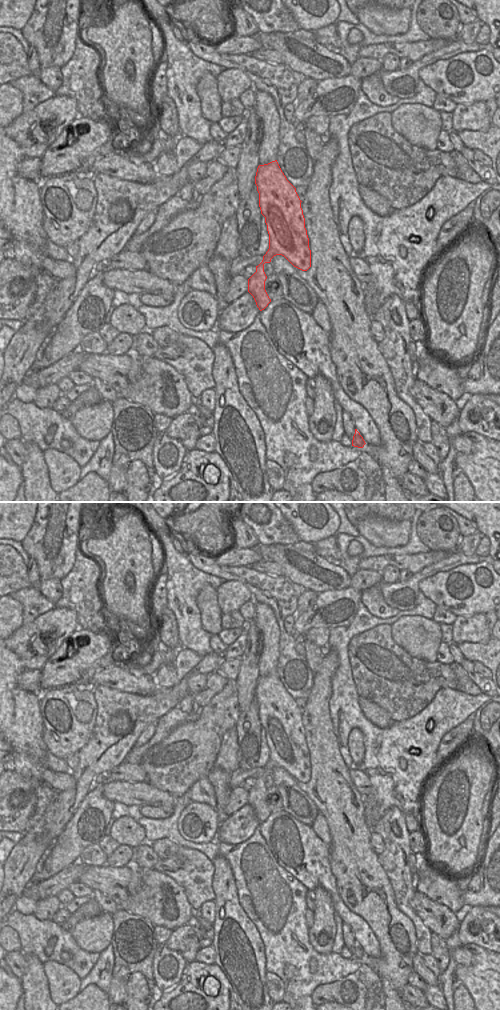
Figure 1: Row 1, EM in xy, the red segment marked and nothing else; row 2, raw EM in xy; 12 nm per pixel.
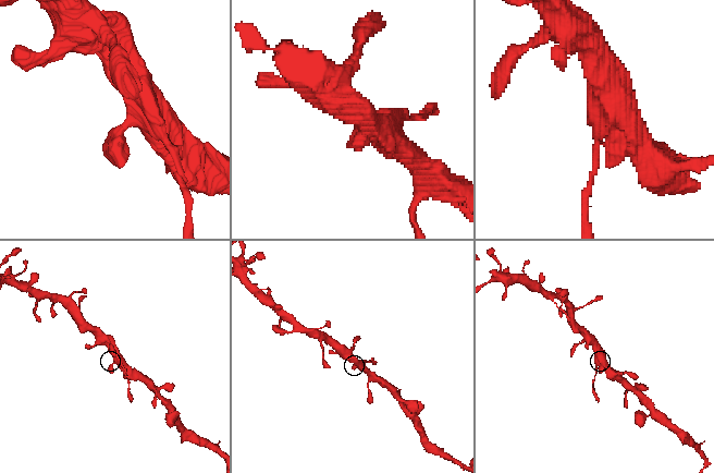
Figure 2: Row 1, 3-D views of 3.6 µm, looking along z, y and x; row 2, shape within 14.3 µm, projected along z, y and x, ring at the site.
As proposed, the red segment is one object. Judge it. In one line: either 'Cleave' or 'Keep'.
Keep.

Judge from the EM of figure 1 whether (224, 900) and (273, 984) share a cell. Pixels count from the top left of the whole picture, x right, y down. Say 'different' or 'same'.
different

